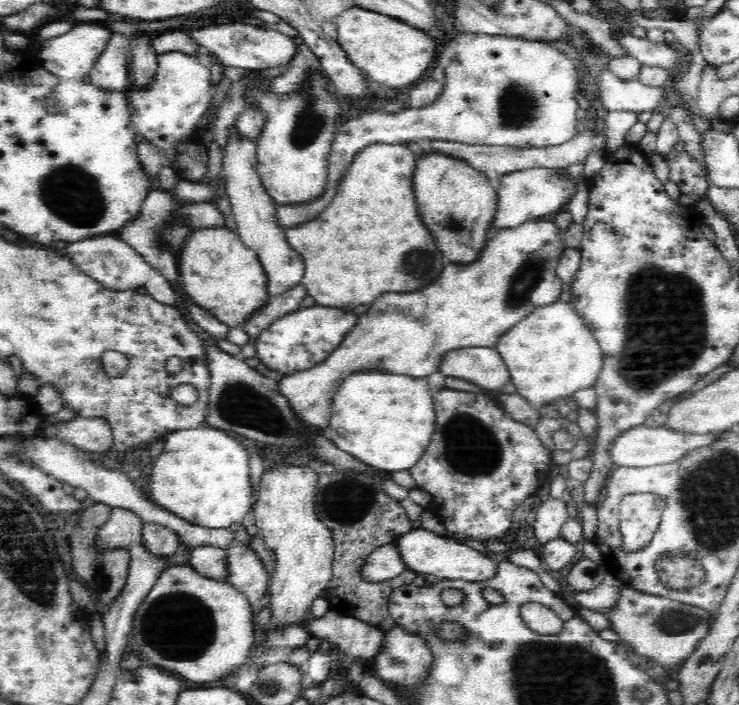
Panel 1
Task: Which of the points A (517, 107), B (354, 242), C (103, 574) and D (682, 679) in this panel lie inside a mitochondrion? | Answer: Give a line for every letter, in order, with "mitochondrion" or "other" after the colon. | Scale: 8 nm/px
A: mitochondrion
B: other
C: mitochondrion
D: other

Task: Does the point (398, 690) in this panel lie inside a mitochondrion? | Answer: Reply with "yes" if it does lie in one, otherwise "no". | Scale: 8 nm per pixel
no

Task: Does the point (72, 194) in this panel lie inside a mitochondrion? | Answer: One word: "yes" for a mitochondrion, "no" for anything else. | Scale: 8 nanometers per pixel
yes

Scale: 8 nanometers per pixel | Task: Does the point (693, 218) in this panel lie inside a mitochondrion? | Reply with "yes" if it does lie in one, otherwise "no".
no

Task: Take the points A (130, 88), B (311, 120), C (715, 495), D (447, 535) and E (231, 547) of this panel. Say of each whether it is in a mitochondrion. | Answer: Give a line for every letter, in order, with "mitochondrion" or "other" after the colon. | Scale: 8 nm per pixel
A: other
B: mitochondrion
C: mitochondrion
D: other
E: other

